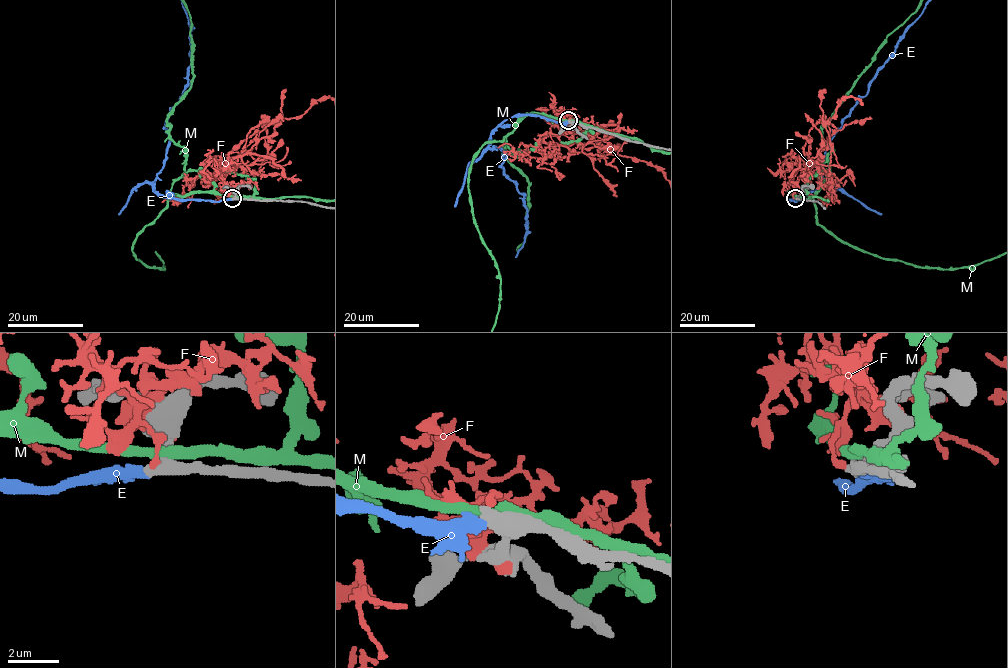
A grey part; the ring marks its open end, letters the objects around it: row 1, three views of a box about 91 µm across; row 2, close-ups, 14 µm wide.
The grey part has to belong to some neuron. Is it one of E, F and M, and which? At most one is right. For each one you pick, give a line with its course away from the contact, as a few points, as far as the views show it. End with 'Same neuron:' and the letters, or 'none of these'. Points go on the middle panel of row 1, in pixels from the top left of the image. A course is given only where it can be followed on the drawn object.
Same neuron: none of these

